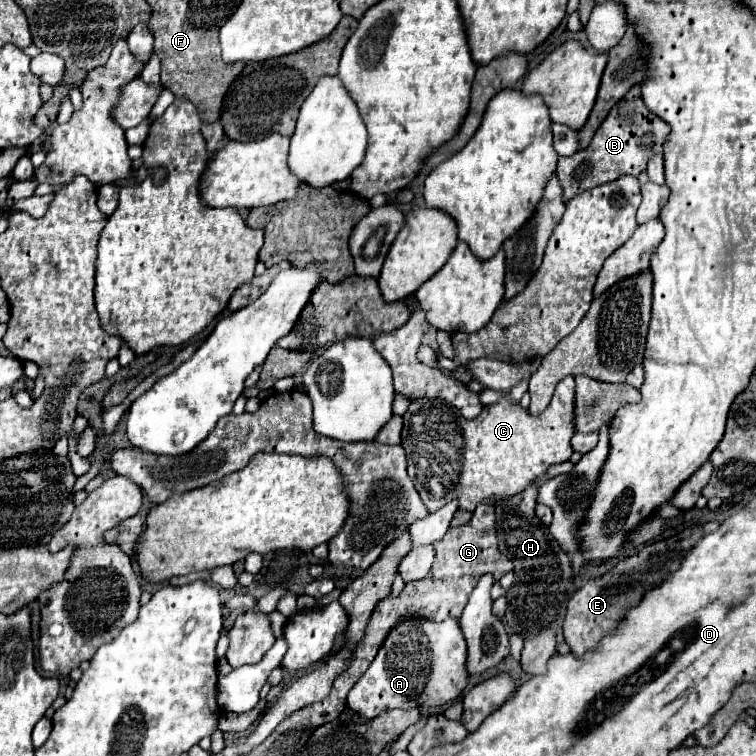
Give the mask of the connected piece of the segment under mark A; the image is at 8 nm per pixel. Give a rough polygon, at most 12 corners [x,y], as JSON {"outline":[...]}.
{"outline":[[458,620],[400,622],[348,694],[364,718],[468,684]]}

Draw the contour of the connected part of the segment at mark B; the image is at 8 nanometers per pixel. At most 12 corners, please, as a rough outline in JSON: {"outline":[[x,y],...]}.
{"outline":[[638,86],[590,146],[560,158],[562,200],[638,176],[664,152],[670,126]]}

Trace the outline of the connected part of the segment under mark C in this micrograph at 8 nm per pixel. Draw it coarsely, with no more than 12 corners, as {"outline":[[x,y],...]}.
{"outline":[[574,378],[530,416],[414,402],[402,446],[428,512],[512,498],[574,452]]}

